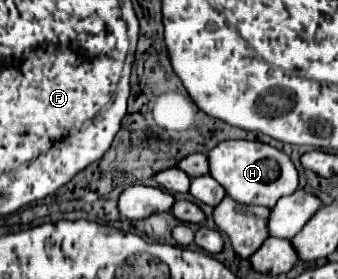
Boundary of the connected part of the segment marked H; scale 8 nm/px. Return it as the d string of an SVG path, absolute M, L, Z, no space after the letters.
M226 140L208 152L210 176L222 184L226 194L240 204L260 204L274 208L278 198L292 194L298 188L298 170L292 160L260 140Z

